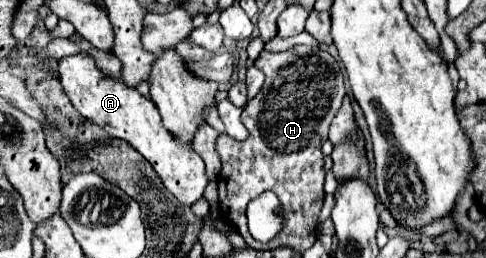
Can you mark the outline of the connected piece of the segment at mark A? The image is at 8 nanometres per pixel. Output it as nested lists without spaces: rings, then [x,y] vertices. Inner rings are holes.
[[[85,51],[67,55],[59,61],[59,79],[73,107],[85,119],[103,127],[111,137],[131,143],[147,161],[151,161],[153,169],[163,179],[165,187],[175,195],[175,199],[179,199],[183,205],[193,205],[203,197],[207,175],[201,155],[193,149],[193,143],[179,143],[175,139],[175,135],[163,125],[157,105],[149,97],[141,95],[133,87],[127,87],[119,79],[105,77],[101,69],[97,69],[95,59]]]

